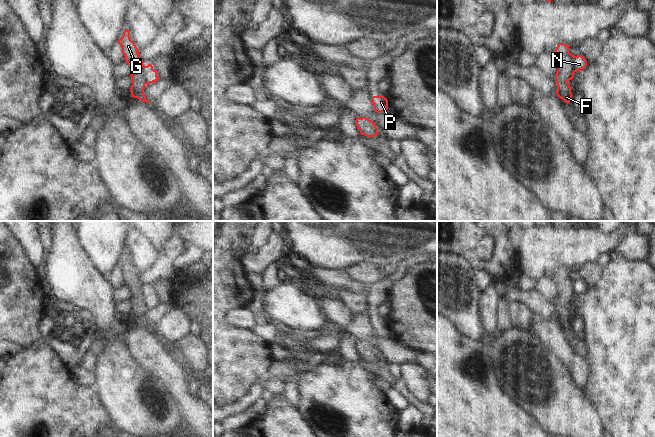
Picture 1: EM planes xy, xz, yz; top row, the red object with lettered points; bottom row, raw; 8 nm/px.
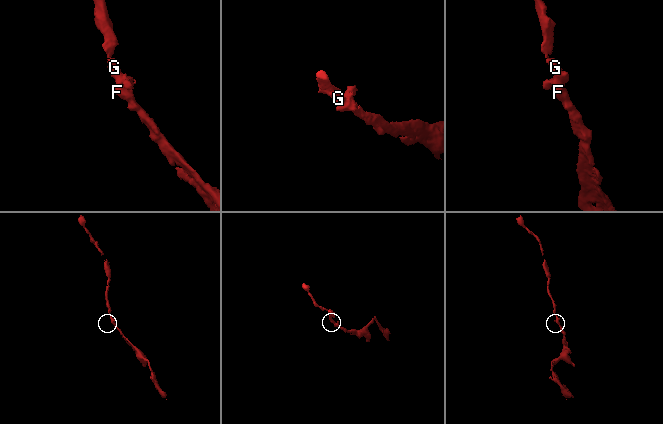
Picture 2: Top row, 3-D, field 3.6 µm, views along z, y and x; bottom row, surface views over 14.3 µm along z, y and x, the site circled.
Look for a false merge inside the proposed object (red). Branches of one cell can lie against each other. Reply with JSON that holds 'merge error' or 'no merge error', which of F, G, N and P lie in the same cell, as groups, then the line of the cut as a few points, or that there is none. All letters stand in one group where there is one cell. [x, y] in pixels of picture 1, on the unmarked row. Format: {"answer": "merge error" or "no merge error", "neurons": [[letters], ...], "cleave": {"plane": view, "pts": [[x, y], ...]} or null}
{"answer": "no merge error", "neurons": [["F", "G", "N", "P"]], "cleave": null}

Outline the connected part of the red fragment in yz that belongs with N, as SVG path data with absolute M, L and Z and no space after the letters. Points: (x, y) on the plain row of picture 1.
M559 267L552 277L558 286L558 294L555 298L556 319L565 327L570 327L573 320L568 305L574 302L576 295L580 296L587 290L587 285L582 279L574 280L569 276L569 270Z

